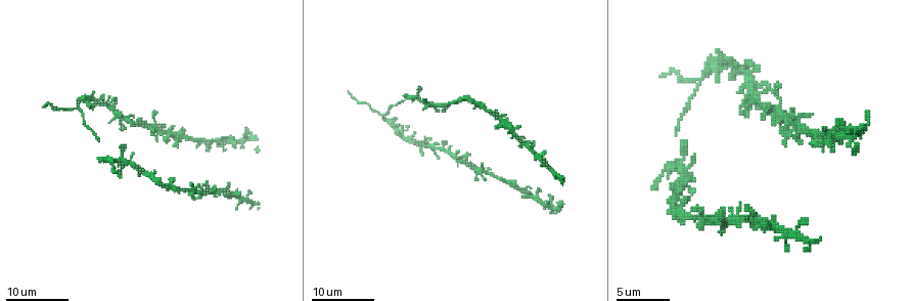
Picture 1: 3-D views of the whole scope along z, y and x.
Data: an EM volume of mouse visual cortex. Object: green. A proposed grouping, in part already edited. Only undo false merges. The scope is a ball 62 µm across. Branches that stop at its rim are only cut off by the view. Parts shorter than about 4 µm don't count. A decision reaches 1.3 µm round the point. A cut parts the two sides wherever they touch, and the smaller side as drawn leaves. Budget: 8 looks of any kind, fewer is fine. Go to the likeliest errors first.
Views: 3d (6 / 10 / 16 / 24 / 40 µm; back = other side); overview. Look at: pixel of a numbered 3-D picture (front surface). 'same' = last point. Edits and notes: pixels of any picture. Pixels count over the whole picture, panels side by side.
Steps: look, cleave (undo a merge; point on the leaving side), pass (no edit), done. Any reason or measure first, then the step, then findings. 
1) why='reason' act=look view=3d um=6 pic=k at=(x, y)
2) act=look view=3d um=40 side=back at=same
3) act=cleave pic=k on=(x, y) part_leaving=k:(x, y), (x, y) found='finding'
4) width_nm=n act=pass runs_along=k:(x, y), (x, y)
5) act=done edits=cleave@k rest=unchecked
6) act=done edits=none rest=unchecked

why='three arms meet' act=look view=3d um=24 pic=1 at=(76, 107)

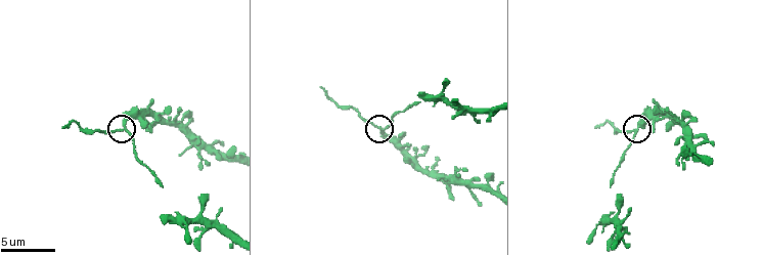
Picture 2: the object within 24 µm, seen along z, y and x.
act=look view=3d um=10 pic=2 at=(122, 129)

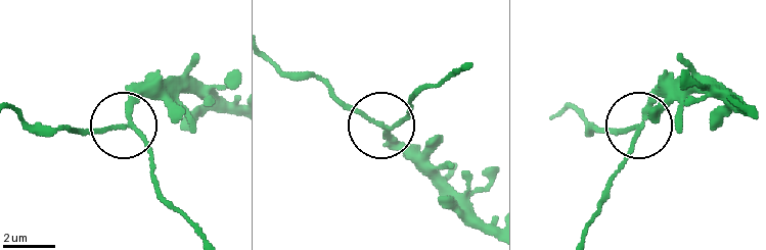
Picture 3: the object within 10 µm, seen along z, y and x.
width_nm=140 act=cleave pic=3 on=(99, 129) part_leaving=3:(382, 128), (318, 80), (293, 78), (272, 64) found='a second cell is stuck on'

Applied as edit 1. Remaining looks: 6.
act=look view=overview

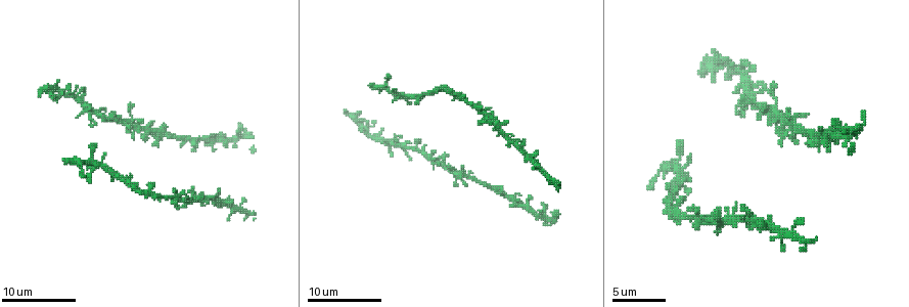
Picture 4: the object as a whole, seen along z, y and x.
why='three-way junction' act=look view=3d um=10 pic=4 at=(91, 115)

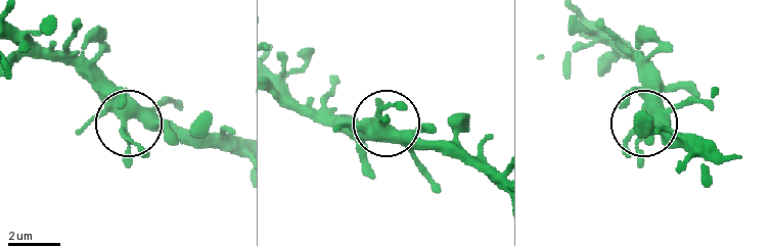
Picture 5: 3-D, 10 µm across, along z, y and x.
side_arm_um=30 act=pass found='continuous, no second cell'

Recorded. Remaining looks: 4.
act=look view=3d um=16 pic=2 at=(205, 223)

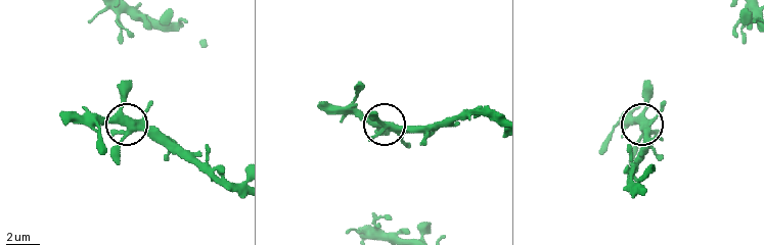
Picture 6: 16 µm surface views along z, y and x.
act=look view=3d um=16 side=back pic=6 at=(125, 124)

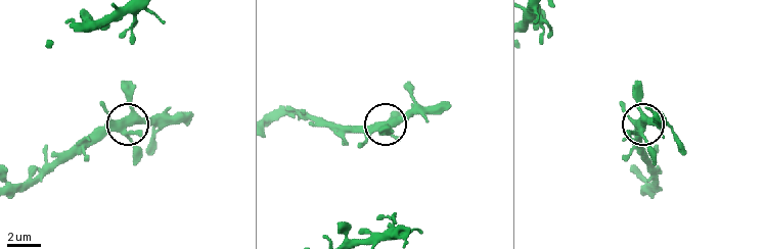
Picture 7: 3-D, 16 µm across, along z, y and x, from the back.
width_nm=420 act=pass found='all the same cell'

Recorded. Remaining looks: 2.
why='sudden change in width' act=look view=3d um=6 pic=4 at=(821, 133)

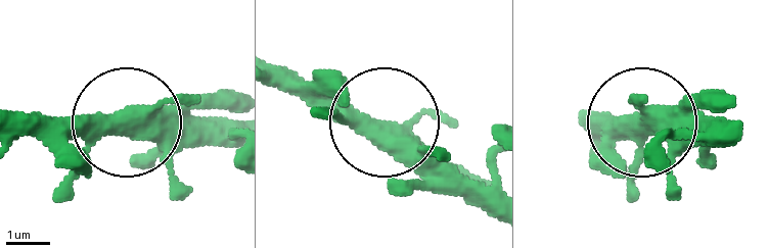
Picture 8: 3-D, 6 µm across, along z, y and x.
act=look view=3d um=6 side=back pic=8 at=(388, 132)

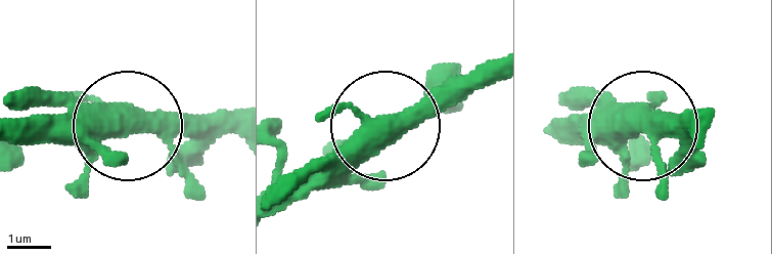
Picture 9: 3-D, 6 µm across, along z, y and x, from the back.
width_nm=410 act=pass runs_along=9:(709, 114), (555, 128) found='continuous, no second cell'

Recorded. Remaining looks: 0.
act=done edits=cleave@3 rest=unchecked

